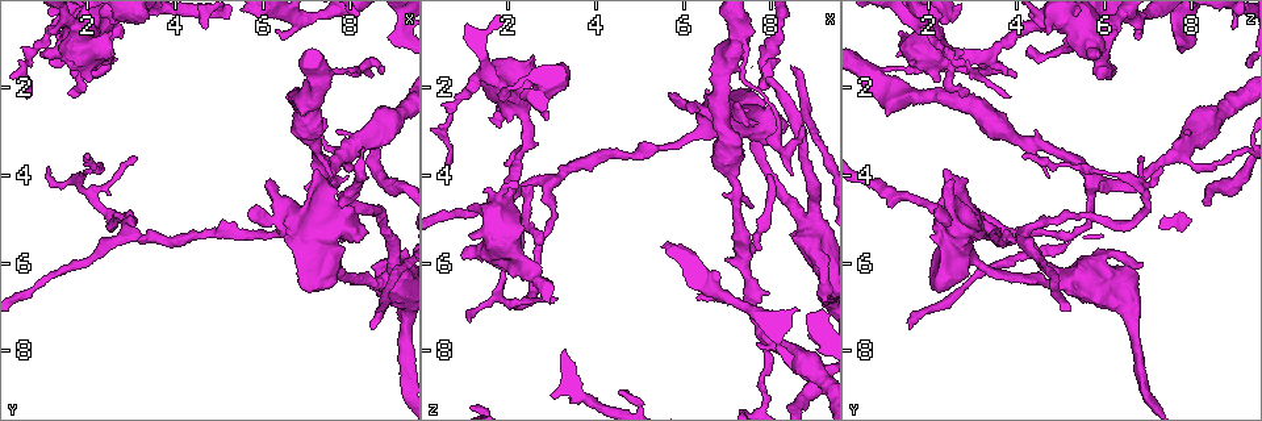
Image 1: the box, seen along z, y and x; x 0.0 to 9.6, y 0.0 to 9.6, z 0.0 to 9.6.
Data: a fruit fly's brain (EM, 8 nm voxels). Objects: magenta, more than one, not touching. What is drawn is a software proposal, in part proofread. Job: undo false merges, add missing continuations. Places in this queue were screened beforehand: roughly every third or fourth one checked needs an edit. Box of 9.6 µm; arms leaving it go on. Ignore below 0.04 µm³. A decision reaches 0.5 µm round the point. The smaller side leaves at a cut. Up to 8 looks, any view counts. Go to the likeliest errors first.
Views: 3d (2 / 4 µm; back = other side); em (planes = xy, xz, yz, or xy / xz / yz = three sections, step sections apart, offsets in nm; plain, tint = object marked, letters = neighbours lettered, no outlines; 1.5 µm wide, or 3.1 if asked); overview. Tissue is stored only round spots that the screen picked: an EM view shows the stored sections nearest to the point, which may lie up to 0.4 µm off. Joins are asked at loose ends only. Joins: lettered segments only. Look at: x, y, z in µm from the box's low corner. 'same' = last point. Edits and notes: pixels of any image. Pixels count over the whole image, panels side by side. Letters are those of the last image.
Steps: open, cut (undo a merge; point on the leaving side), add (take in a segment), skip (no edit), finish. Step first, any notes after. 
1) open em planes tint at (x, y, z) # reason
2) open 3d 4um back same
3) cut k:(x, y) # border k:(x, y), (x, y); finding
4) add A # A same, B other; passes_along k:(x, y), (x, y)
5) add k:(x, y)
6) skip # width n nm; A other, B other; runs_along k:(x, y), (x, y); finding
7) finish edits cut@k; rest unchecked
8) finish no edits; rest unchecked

open em planes letters at (2.05, 1.80, 2.30) # branch stops here

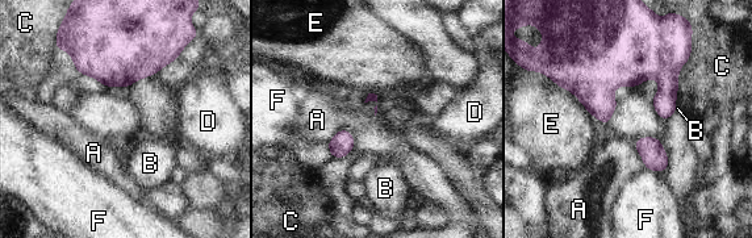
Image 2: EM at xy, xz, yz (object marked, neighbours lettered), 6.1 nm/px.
skip # A other, B other, C other, D other, E other, F other; border 2:(633, 142), (646, 167); none of them fits

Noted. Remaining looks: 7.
open 3d 4um at (2.00, 3.50, 4.10) # free end

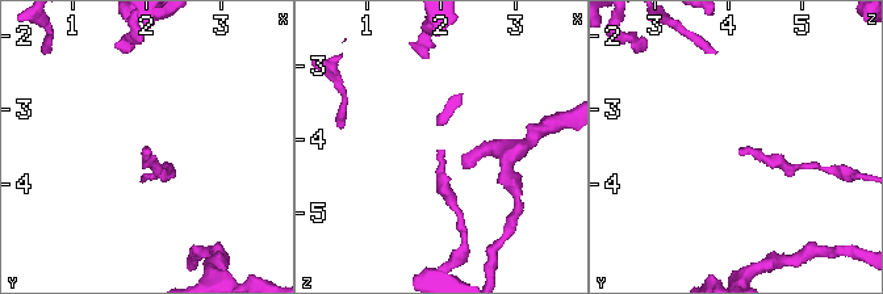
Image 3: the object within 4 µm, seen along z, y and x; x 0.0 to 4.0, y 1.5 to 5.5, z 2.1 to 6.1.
open em yz step 8 letters at (2.05, 3.50, 4.20)

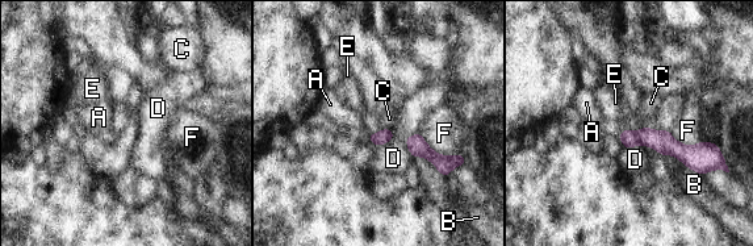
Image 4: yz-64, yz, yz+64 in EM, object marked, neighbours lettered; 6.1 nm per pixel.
open em planes letters same

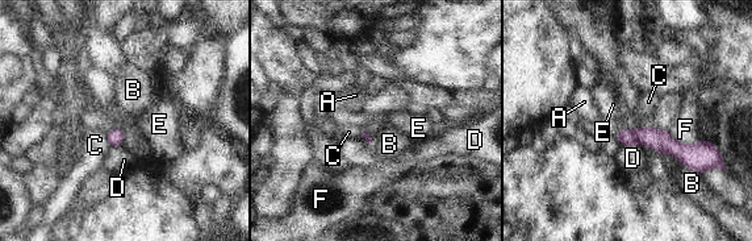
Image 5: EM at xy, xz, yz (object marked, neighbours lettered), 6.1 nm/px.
skip # A other, B other, C other, D other, E other, F other; border 5:(660, 153), (671, 153), (701, 174); no lettered segment goes on from it

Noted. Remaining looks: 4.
open 3d 4um back at (2.35, 1.10, 4.30)

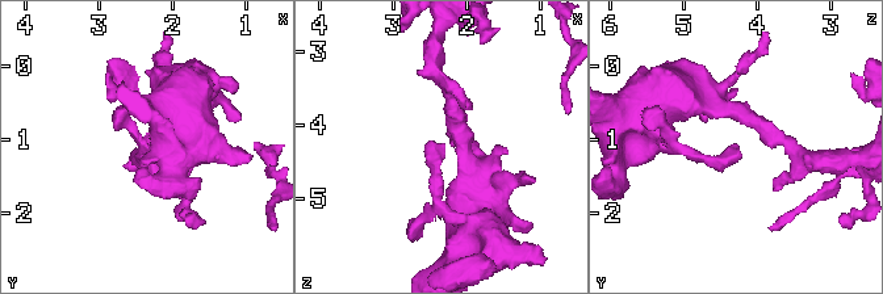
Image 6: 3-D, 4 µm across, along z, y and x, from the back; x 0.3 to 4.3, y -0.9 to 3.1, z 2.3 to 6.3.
open em xz step 4 letters at (2.30, 1.05, 4.30)

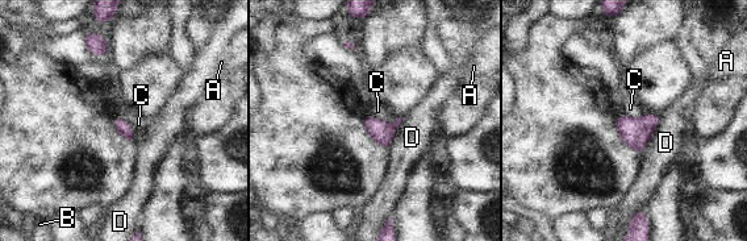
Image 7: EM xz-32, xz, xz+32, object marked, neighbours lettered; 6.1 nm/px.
open em planes letters same

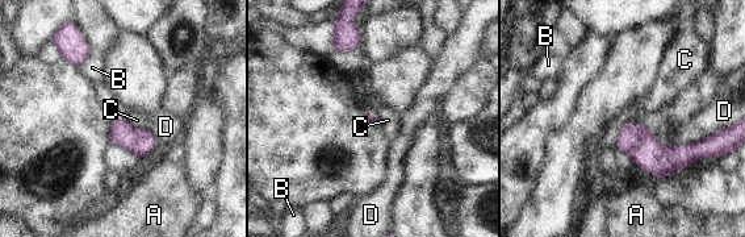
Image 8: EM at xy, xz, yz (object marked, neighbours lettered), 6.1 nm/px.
skip # A other, B other, C other, D other; no lettered segment goes on from it

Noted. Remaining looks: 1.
finish no edits; rest unchecked

